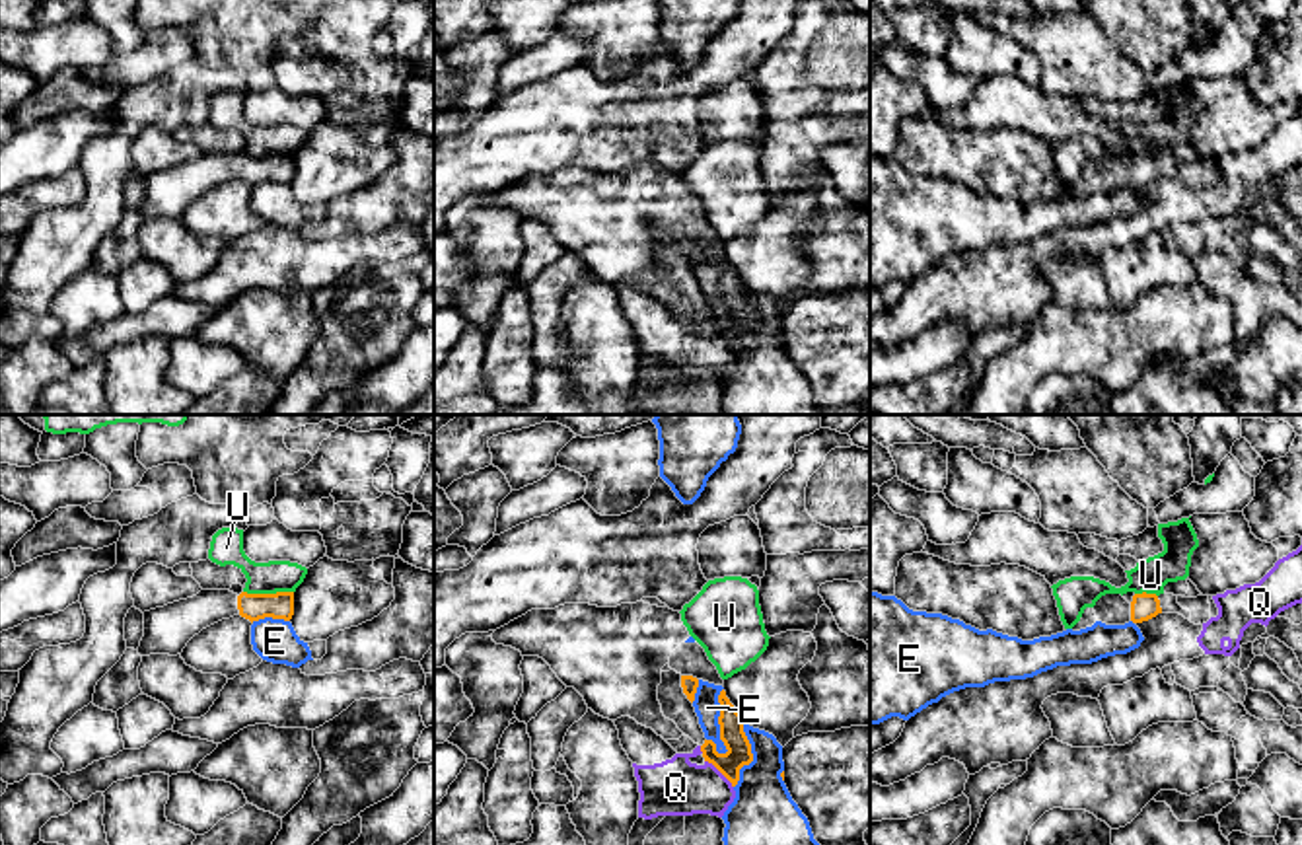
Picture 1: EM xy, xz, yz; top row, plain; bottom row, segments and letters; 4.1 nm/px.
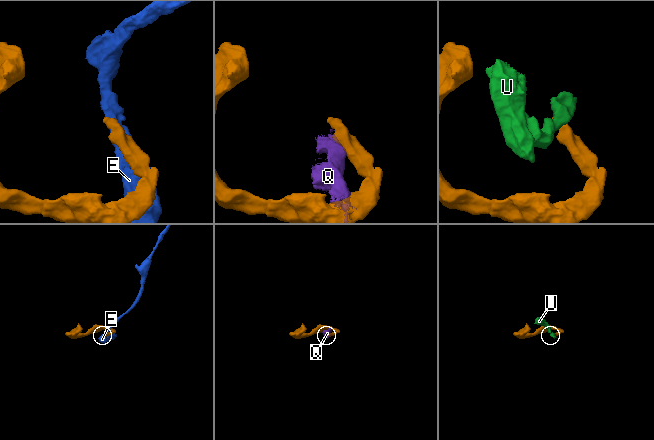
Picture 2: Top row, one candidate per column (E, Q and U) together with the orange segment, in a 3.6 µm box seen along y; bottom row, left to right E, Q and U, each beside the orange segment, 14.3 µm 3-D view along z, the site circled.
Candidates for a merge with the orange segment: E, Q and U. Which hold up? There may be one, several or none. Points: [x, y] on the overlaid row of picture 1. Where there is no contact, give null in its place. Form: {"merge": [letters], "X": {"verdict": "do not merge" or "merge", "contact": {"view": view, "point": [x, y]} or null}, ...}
{"merge": [], "E": {"verdict": "do not merge", "contact": {"view": "xz", "point": [719, 723]}}, "Q": {"verdict": "do not merge", "contact": {"view": "xz", "point": [721, 771]}}, "U": {"verdict": "do not merge", "contact": {"view": "xy", "point": [269, 594]}}}

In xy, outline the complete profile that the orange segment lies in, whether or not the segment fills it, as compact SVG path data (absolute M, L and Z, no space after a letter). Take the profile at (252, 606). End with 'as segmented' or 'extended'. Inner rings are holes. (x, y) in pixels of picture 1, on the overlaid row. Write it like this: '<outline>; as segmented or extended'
M200 590L193 598L144 611L144 637L138 654L177 656L202 629L234 615L241 615L251 623L265 617L290 621L294 615L294 592L241 592L237 596L230 590Z; extended

